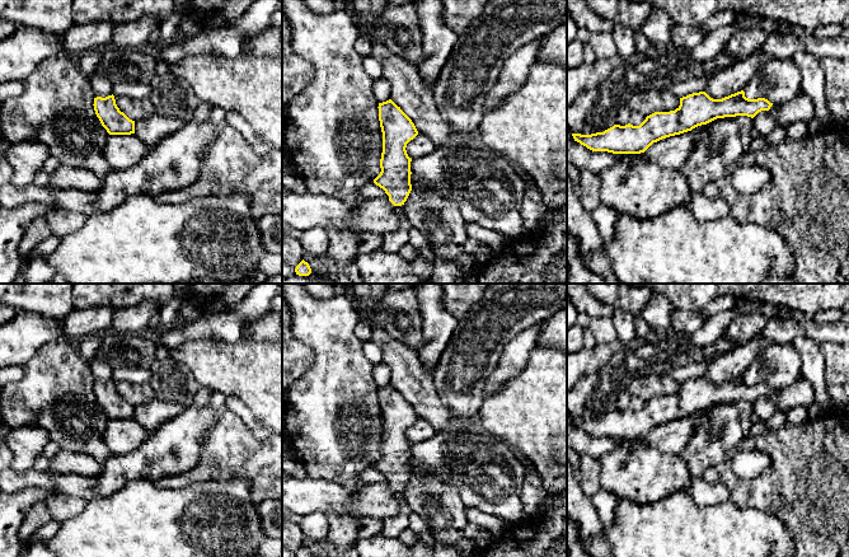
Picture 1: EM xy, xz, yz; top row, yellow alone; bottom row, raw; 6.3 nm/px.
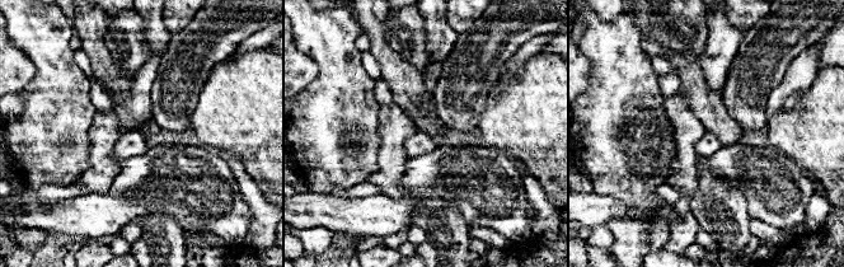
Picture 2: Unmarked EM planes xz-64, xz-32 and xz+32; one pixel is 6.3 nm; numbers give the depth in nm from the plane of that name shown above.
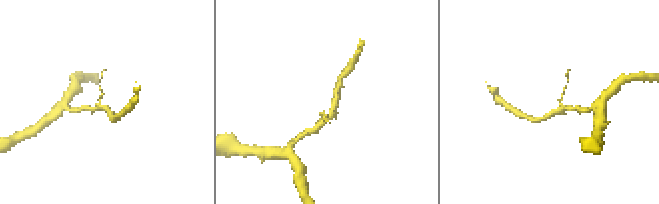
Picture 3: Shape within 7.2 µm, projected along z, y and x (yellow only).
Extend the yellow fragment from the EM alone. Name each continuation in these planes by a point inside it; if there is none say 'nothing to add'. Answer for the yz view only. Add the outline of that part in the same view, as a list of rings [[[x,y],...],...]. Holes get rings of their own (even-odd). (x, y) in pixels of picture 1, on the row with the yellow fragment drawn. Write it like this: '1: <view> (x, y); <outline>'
1: yz (802, 108); [[[806,94],[799,95],[798,99],[785,103],[783,106],[775,106],[773,103],[769,111],[771,112],[771,116],[775,118],[777,125],[784,128],[789,123],[798,120],[808,123],[816,116],[813,102]]]

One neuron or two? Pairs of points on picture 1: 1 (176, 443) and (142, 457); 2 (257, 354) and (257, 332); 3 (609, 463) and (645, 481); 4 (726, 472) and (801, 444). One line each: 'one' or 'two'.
1: one
2: two
3: one
4: one

